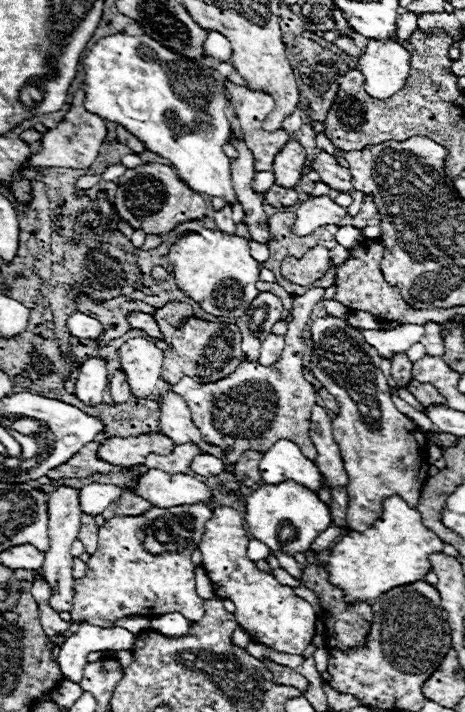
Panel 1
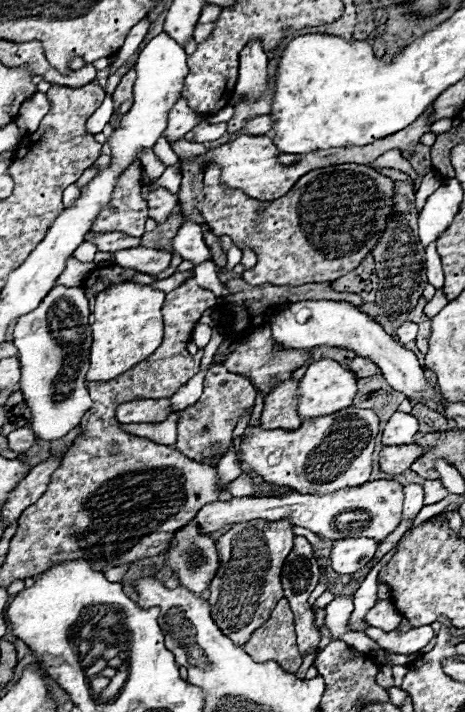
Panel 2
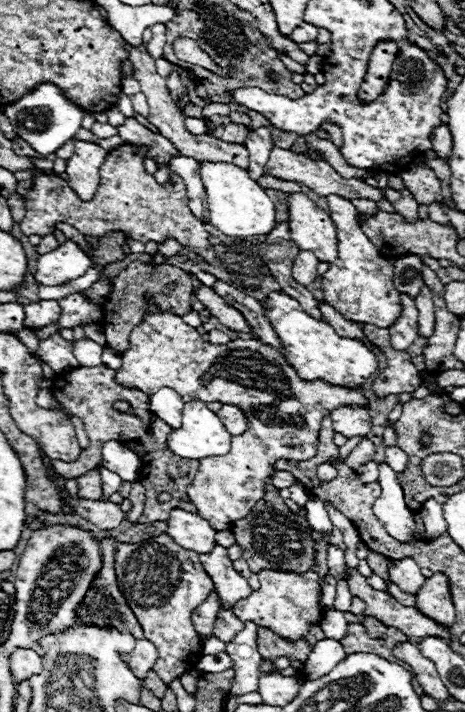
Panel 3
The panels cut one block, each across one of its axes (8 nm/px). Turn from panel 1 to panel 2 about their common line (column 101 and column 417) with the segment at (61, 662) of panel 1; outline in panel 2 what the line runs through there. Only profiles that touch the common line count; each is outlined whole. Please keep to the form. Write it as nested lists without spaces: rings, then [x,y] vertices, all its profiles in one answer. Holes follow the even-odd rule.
[[[370,626],[366,634],[374,638],[384,650],[392,650],[396,654],[414,654],[432,640],[434,630],[430,626],[418,626],[408,632],[382,632]]]

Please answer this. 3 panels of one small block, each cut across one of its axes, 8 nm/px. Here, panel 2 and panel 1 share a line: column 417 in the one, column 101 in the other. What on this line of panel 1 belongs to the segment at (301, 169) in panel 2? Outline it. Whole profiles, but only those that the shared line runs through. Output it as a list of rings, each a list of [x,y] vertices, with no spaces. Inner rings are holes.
[[[78,90],[74,92],[70,110],[66,112],[64,120],[50,130],[48,134],[44,134],[42,140],[42,152],[32,154],[30,158],[30,166],[44,166],[44,168],[74,168],[74,170],[82,170],[82,168],[90,168],[92,162],[96,160],[100,146],[106,142],[106,122],[90,112],[86,112],[84,108],[84,92]]]

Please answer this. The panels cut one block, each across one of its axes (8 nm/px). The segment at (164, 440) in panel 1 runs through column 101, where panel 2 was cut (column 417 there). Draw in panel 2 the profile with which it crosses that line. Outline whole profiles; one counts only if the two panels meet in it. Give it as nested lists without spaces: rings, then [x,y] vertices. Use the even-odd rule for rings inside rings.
[[[404,444],[404,446],[384,446],[380,452],[380,470],[386,474],[402,474],[410,468],[412,462],[424,452],[416,444]]]

